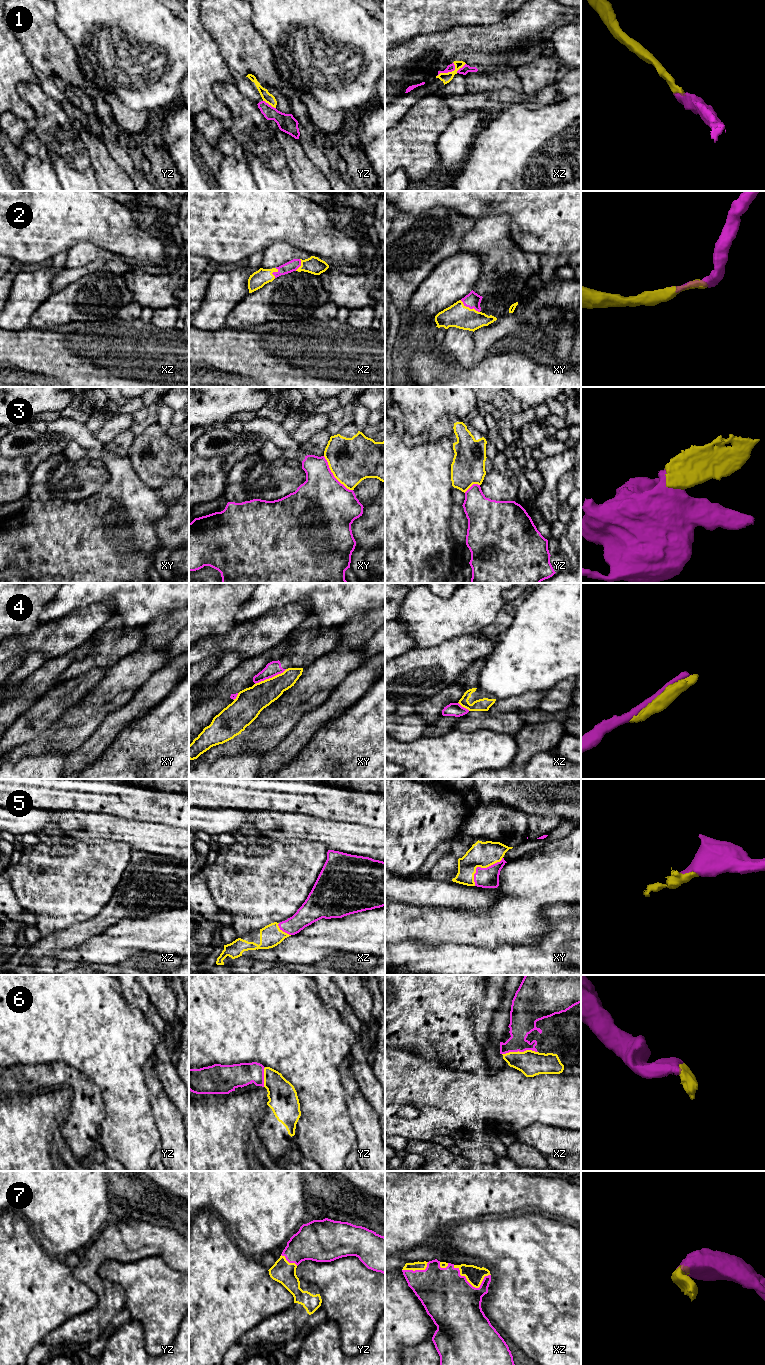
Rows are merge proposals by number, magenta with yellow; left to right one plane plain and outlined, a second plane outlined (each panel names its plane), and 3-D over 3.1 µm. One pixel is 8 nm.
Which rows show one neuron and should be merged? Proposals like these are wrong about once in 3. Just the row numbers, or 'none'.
2, 5, 6, 7

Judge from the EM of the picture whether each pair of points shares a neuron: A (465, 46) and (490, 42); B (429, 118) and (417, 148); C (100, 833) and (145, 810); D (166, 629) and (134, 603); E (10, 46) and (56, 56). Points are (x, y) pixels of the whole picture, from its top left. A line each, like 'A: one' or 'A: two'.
A: one
B: one
C: two
D: two
E: two

